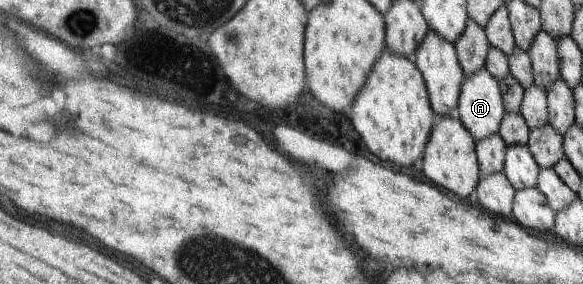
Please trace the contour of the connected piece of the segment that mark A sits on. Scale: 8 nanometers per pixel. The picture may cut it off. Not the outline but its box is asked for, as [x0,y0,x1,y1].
[456,69,506,141]

